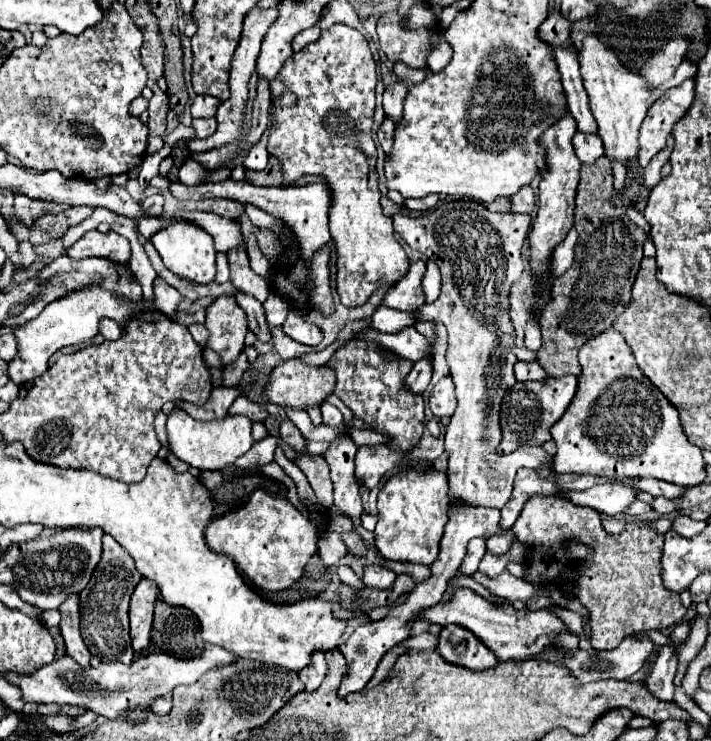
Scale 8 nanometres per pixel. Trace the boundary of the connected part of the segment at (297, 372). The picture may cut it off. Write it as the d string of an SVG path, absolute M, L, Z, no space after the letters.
M297 360L281 362L271 370L263 388L263 396L279 406L309 408L321 404L325 396L333 392L335 374L323 366L307 368Z

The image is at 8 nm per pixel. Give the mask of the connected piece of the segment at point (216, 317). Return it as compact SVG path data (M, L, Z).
M223 294L207 308L205 328L209 330L205 350L209 348L217 352L223 368L233 366L233 362L245 348L247 334L245 312L237 306L233 296Z

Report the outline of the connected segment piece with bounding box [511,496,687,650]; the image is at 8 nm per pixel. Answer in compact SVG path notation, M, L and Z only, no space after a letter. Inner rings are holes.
M533 496L523 506L523 512L511 530L531 552L525 580L535 586L561 584L561 572L565 566L587 566L583 578L573 582L573 588L575 598L579 598L591 612L591 646L597 650L617 648L619 640L633 632L675 626L687 614L679 594L665 588L661 580L663 534L657 534L639 522L629 522L623 534L611 536L601 528L601 520L595 510L571 504L571 500L565 500L563 496ZM571 540L587 542L595 554L583 562L569 560L565 550Z

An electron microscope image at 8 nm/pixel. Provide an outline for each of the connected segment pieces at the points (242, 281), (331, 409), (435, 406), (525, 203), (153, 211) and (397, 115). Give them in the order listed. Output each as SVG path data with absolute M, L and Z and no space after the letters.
M244 246L227 252L227 258L229 258L229 268L231 268L231 284L237 290L255 296L259 302L265 302L269 296L269 284L263 276L259 276L251 270L249 256L247 256Z
M321 404L321 412L323 412L323 424L327 424L327 426L331 426L331 424L339 424L341 420L343 420L343 414L335 408L335 406L331 406L331 404Z
M444 376L431 392L431 412L437 418L451 418L455 410L455 388L453 380Z
M531 186L521 188L517 196L511 196L509 200L511 200L511 212L531 214L535 210L535 192L531 190Z
M160 194L152 195L142 201L141 206L145 213L148 213L152 216L160 215L164 206L164 198Z
M393 82L389 88L383 92L383 110L385 116L389 116L395 124L403 118L403 100L407 96L407 86L401 82Z

